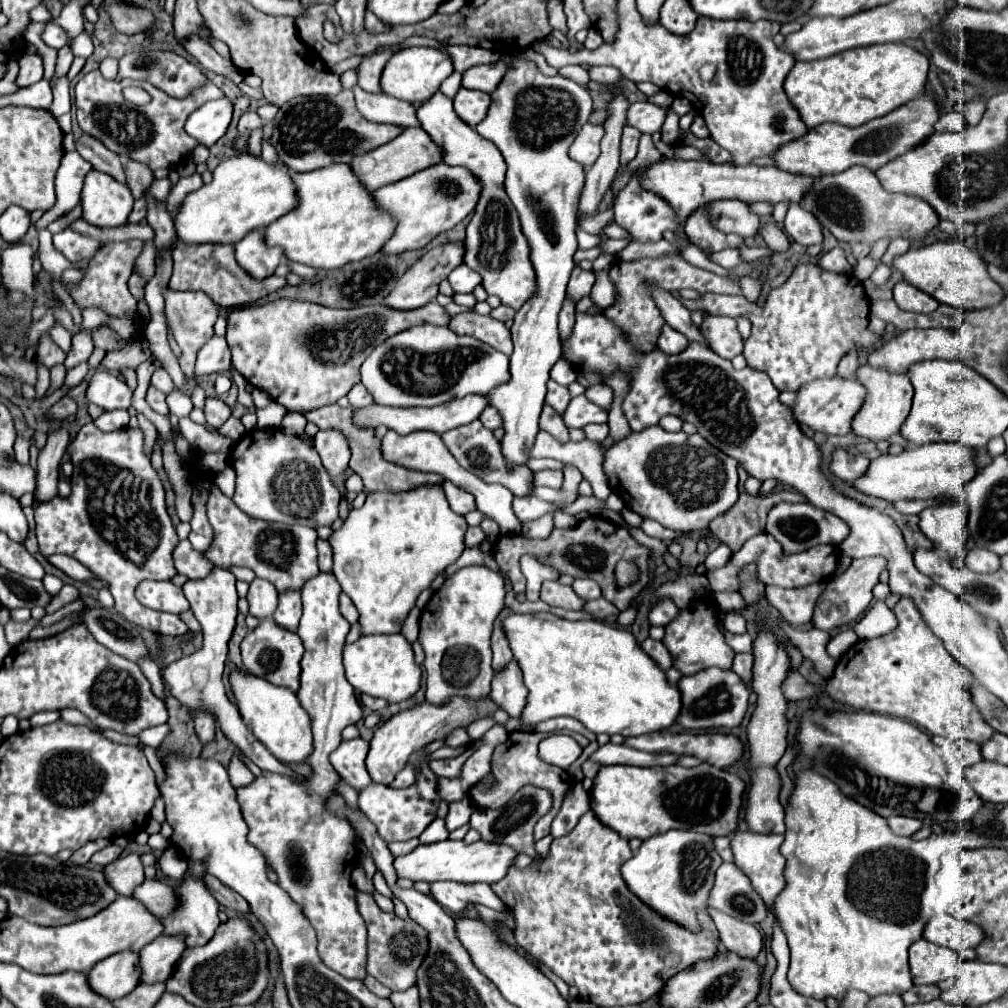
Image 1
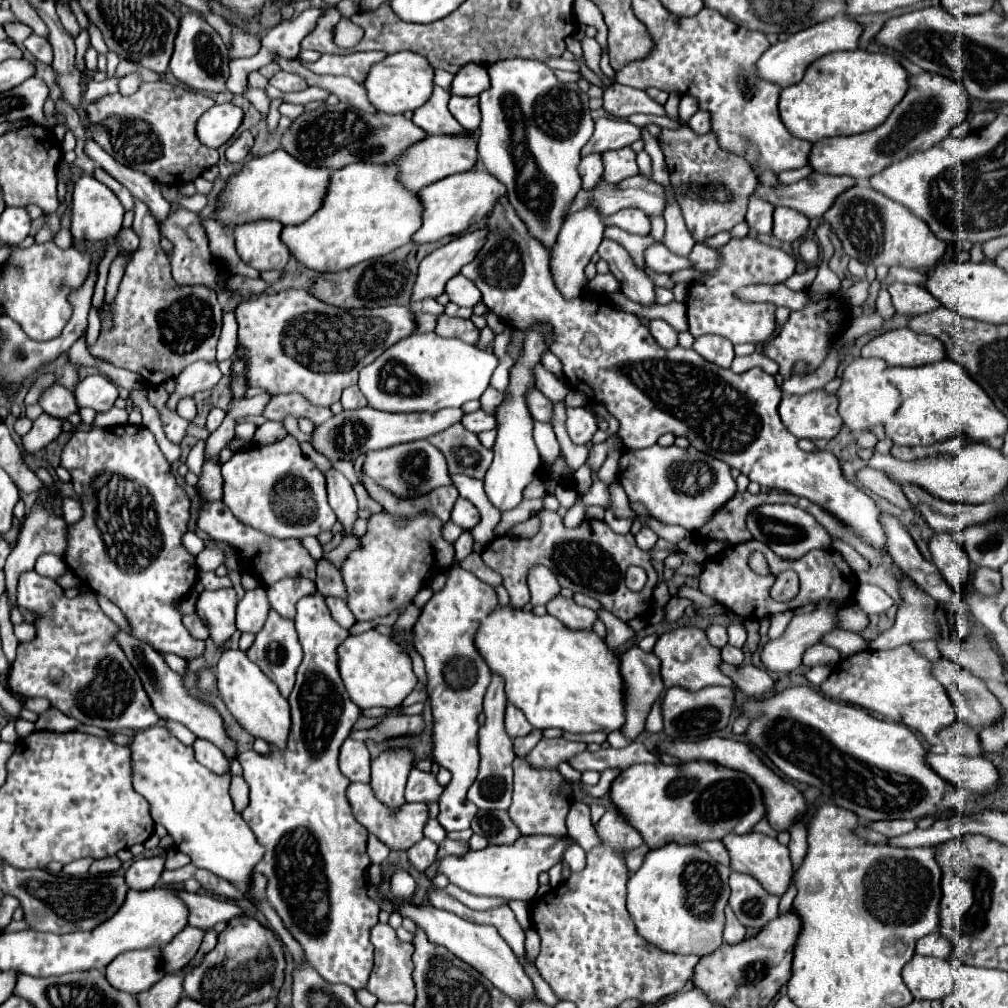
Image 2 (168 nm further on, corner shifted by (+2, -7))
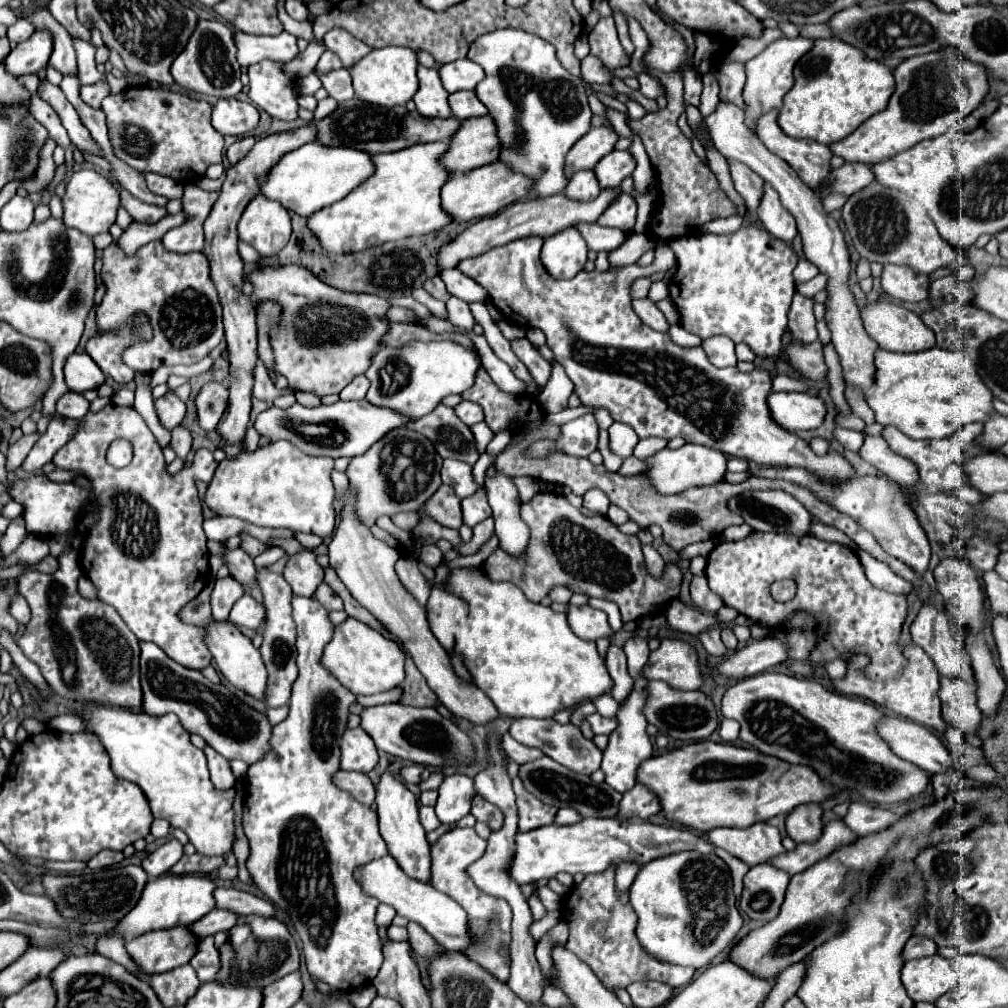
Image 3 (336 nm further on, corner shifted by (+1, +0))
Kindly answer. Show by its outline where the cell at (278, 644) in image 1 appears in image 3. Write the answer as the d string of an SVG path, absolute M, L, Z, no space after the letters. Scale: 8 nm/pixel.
M267 566L257 568L257 580L265 596L267 608L267 626L261 644L261 658L267 668L267 690L265 690L265 704L267 708L285 706L291 698L291 686L297 678L297 664L295 664L295 624L291 620L291 586L283 578L283 574L271 572Z

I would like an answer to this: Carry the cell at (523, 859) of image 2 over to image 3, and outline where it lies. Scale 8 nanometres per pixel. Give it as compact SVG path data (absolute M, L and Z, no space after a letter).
M581 820L571 826L557 826L549 824L531 832L519 832L517 836L517 854L511 864L511 876L515 876L517 884L531 884L541 878L555 878L559 872L569 874L601 874L609 866L619 866L623 862L637 862L645 866L651 860L685 852L711 852L711 844L705 840L675 828L663 828L651 822L637 822L637 820Z

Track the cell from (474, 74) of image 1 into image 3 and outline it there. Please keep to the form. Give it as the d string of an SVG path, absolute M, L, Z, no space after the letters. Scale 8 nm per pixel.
M463 58L449 62L439 70L443 88L447 92L459 92L459 90L475 90L477 82L483 78L483 68L479 68L475 62Z

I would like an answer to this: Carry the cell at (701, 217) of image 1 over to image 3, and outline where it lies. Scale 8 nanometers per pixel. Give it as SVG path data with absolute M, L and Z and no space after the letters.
M649 70L649 76L657 78L659 84L665 90L667 106L655 114L645 114L639 120L629 120L627 126L633 134L637 134L651 158L653 170L659 180L659 206L657 214L653 214L649 228L653 238L657 236L663 242L671 242L683 232L693 232L703 222L715 220L715 218L727 218L735 214L733 202L727 198L727 194L719 188L719 182L711 168L701 162L701 158L693 152L691 140L679 130L677 118L681 116L681 110L685 110L683 102L683 76L679 70L675 72L659 72Z

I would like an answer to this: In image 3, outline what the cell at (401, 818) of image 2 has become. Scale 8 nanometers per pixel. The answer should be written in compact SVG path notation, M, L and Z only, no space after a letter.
M339 770L339 772L335 772L333 782L335 782L337 788L349 792L355 800L359 800L359 802L363 802L367 806L373 804L373 784L371 784L367 774Z

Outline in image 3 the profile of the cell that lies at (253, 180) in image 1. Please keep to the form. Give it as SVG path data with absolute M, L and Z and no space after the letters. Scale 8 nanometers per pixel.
M309 142L289 154L271 168L267 178L261 182L261 194L271 200L279 200L283 208L311 216L323 206L329 206L347 196L359 184L373 176L375 164L369 152L347 148L347 146L323 146L321 142Z

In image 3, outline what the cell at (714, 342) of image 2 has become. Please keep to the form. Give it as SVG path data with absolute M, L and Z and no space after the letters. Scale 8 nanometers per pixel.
M711 336L707 340L703 340L703 350L709 356L709 362L717 368L725 368L725 366L735 366L737 358L735 358L735 344L727 338L727 336Z

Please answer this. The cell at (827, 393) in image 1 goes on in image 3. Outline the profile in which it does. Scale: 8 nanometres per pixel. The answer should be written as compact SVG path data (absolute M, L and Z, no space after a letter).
M771 392L767 406L771 418L789 432L819 428L827 412L821 398L803 392Z

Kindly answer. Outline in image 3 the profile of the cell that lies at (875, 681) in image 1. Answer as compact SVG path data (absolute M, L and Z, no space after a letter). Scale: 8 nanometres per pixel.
M907 646L907 648L903 648L903 654L907 658L907 668L895 680L867 680L861 674L861 670L869 664L869 660L865 656L853 656L849 662L849 668L847 668L847 676L843 680L833 680L833 686L841 694L867 698L867 700L875 702L877 706L887 708L893 714L899 714L903 718L911 718L923 726L944 732L946 724L941 718L941 704L939 704L939 696L937 696L939 672L937 672L933 660L919 646Z

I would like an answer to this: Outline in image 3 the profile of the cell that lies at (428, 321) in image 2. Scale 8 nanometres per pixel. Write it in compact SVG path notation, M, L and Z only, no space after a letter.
M389 308L387 310L387 320L389 322L407 322L409 324L409 322L415 322L417 316L407 308Z

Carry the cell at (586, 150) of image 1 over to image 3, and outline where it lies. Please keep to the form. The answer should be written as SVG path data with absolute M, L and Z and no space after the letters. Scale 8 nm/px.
M577 172L563 190L563 194L567 198L579 200L579 202L591 202L599 196L599 192L601 192L601 188L599 188L593 172Z

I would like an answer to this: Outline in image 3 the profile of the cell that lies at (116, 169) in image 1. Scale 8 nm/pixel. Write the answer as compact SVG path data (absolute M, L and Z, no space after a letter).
M121 190L121 206L131 214L131 218L135 222L157 222L157 220L161 220L167 214L165 208L151 206L151 204L141 202L141 200L135 200L125 190Z

